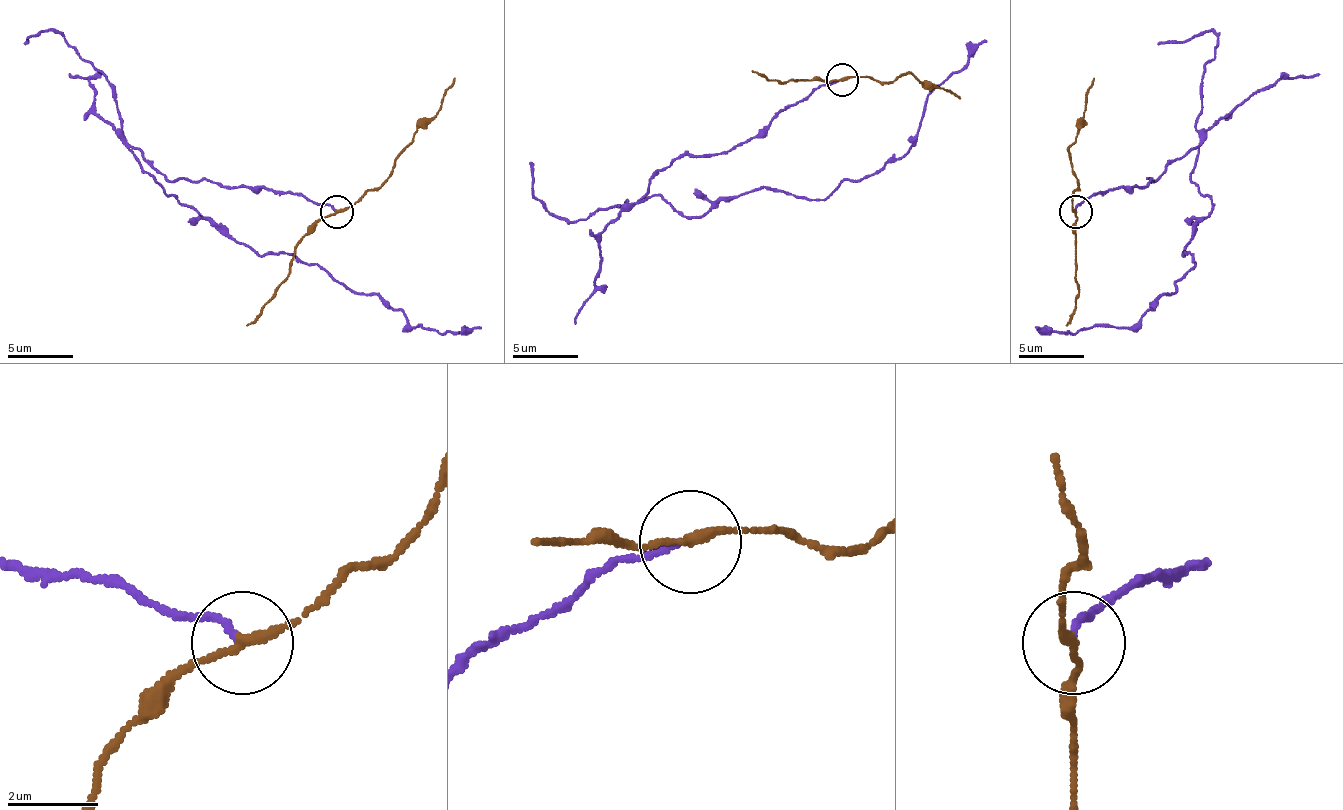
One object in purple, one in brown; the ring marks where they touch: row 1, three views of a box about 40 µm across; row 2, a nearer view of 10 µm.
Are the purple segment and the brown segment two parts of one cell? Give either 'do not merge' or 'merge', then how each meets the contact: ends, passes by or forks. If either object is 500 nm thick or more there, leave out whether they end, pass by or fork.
do not merge | purple ends | brown passes by

